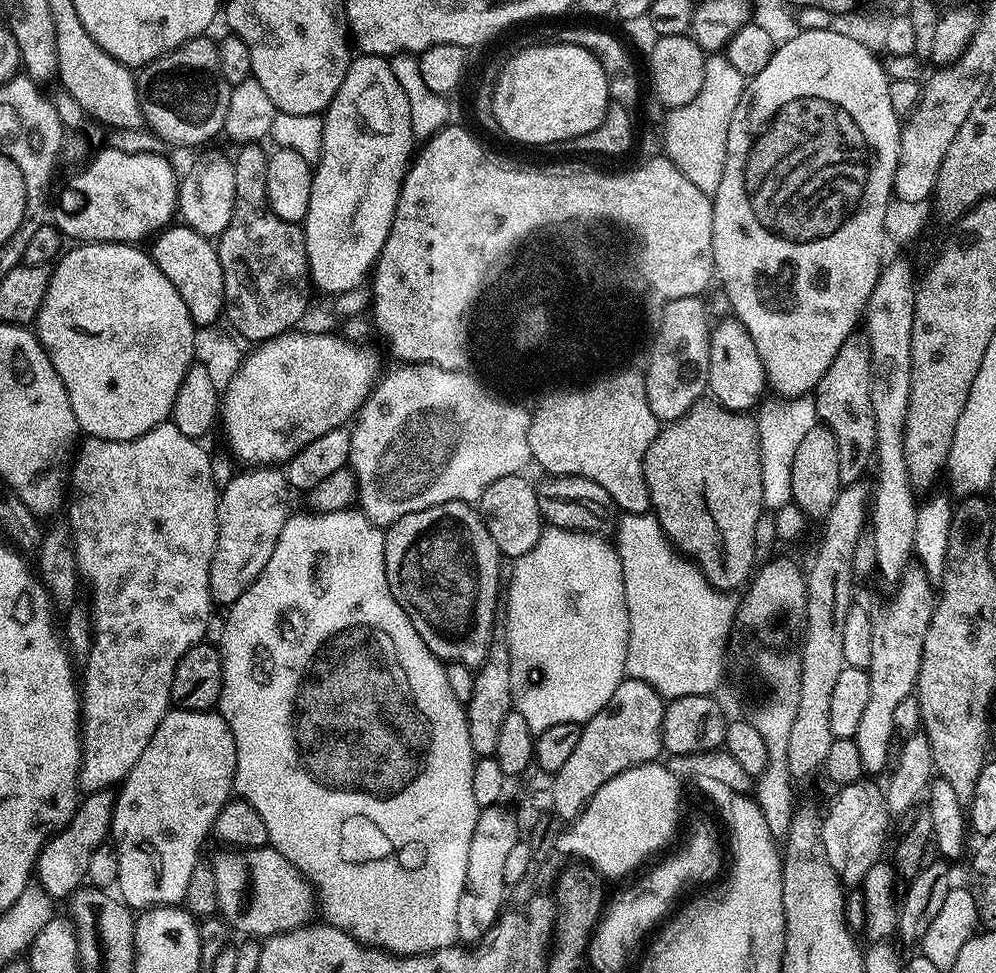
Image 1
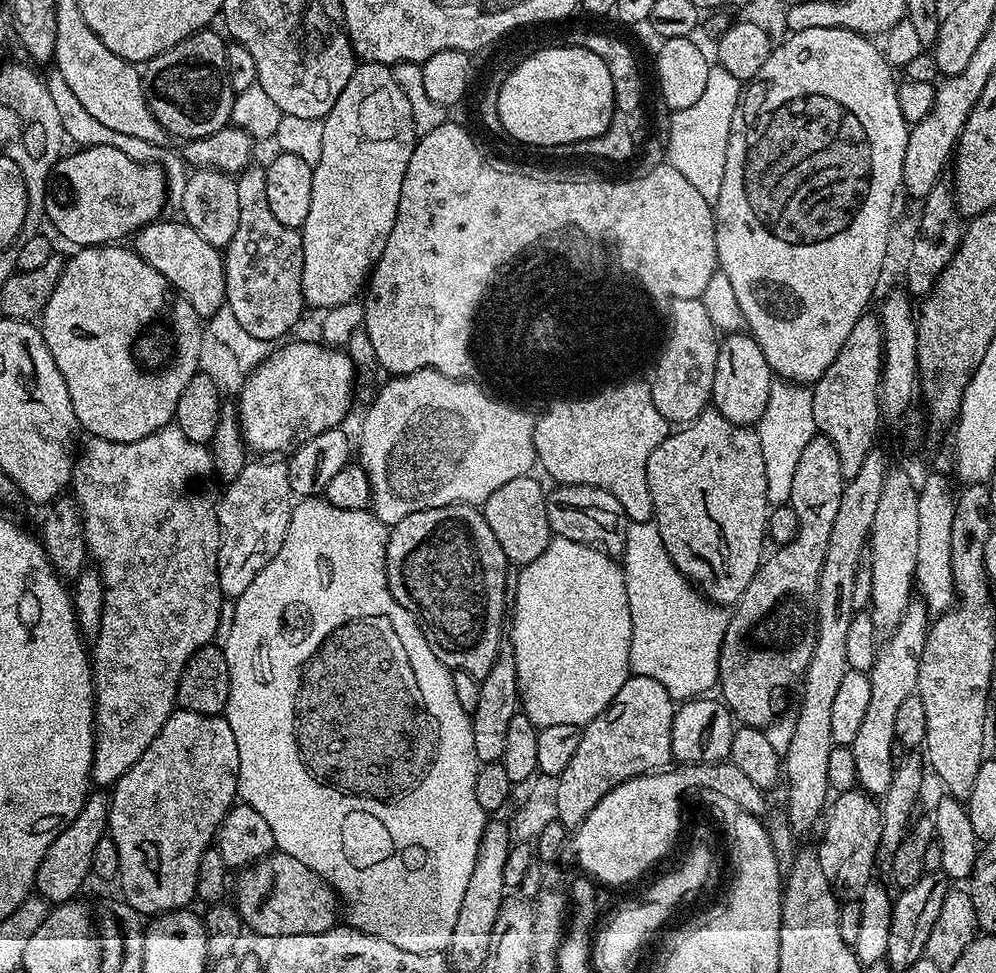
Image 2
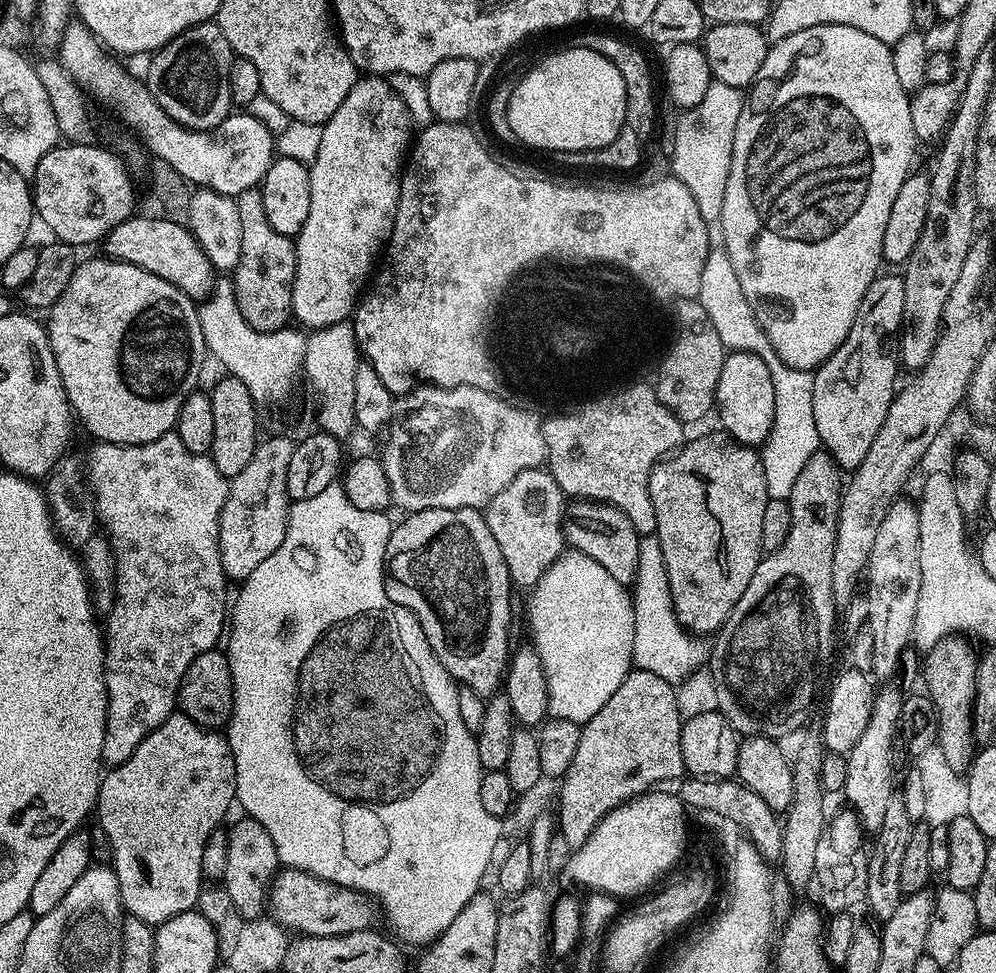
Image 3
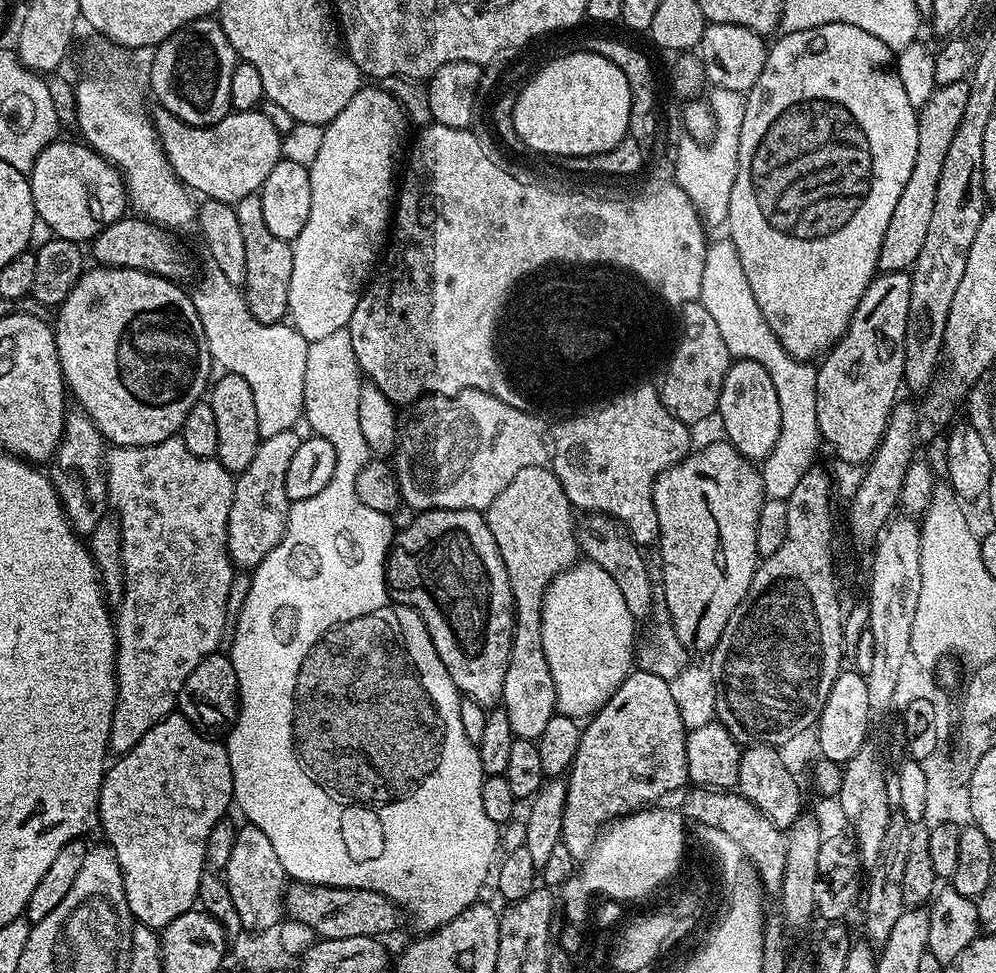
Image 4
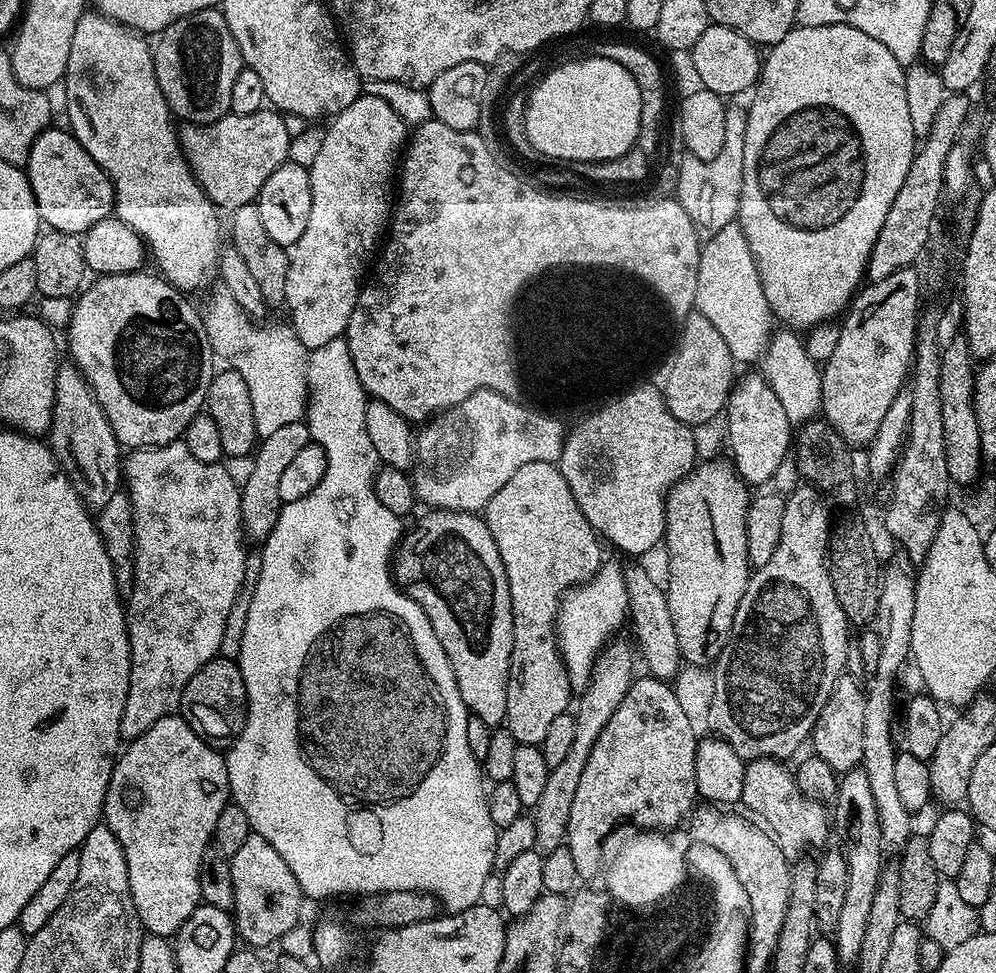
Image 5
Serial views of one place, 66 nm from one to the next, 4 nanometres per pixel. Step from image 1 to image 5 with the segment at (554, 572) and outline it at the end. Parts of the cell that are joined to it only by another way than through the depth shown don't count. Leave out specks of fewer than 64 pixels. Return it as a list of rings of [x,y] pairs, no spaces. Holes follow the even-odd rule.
[[[601,563],[598,571],[585,584],[578,584],[565,592],[556,615],[556,644],[560,648],[560,657],[564,660],[573,689],[587,688],[596,661],[609,641],[617,635],[615,632],[623,624],[625,626],[629,616],[624,568],[621,565]]]

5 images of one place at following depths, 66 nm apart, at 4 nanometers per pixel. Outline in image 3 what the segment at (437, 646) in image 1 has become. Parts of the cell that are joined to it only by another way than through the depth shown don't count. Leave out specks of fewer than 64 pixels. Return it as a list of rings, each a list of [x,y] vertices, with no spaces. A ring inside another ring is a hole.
[[[427,508],[421,512],[410,512],[403,517],[401,524],[397,523],[392,529],[388,539],[388,555],[386,557],[386,575],[384,577],[384,589],[390,598],[398,606],[410,610],[414,618],[422,626],[422,634],[426,634],[426,642],[434,650],[434,654],[442,662],[442,666],[450,673],[457,685],[465,684],[474,690],[474,694],[489,697],[501,687],[506,676],[506,669],[510,663],[510,647],[508,648],[508,627],[512,624],[512,591],[514,585],[508,577],[508,567],[502,558],[502,550],[498,550],[498,542],[494,542],[494,534],[490,534],[490,526],[486,526],[483,511],[475,508]]]

